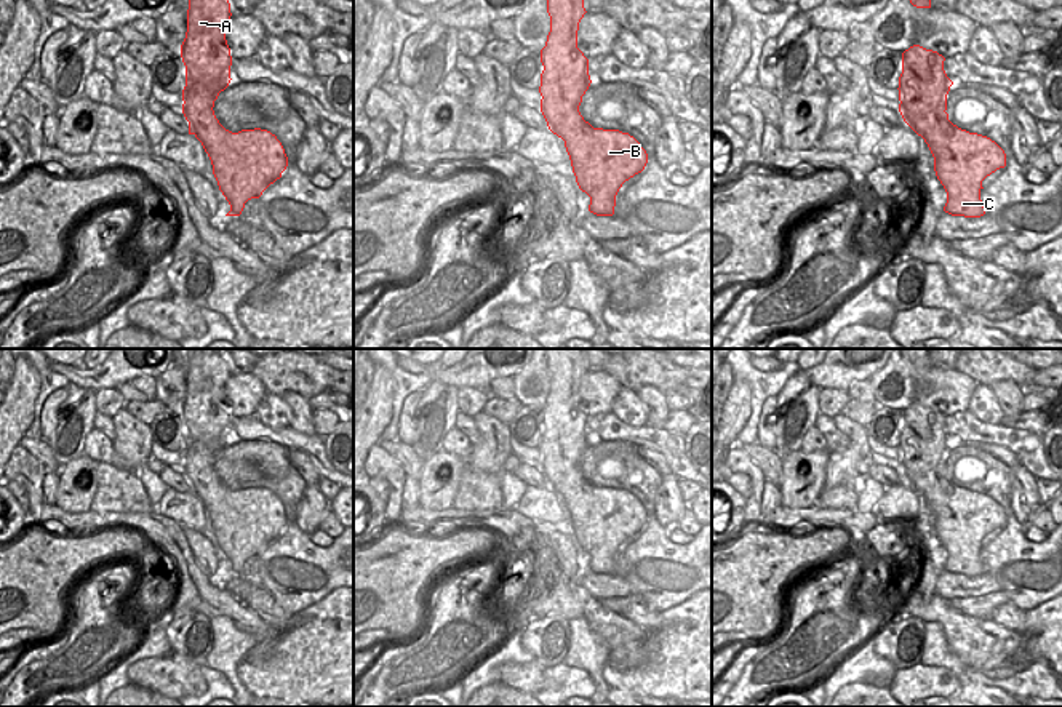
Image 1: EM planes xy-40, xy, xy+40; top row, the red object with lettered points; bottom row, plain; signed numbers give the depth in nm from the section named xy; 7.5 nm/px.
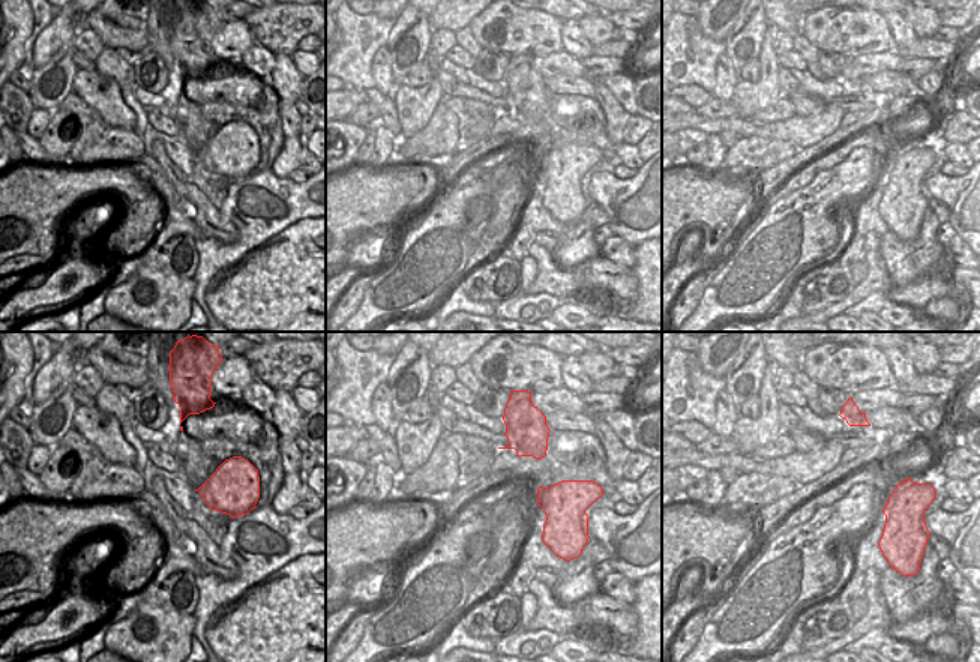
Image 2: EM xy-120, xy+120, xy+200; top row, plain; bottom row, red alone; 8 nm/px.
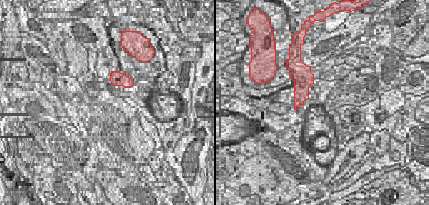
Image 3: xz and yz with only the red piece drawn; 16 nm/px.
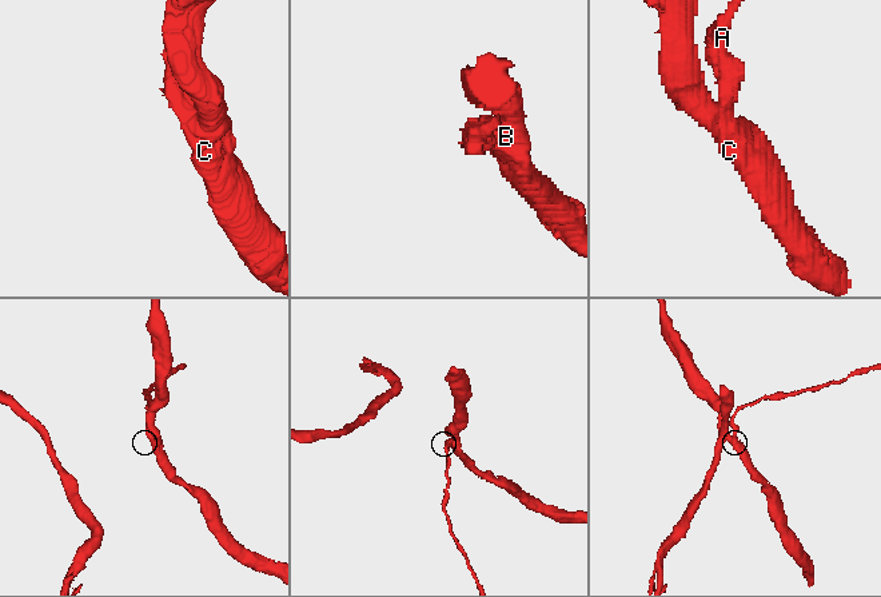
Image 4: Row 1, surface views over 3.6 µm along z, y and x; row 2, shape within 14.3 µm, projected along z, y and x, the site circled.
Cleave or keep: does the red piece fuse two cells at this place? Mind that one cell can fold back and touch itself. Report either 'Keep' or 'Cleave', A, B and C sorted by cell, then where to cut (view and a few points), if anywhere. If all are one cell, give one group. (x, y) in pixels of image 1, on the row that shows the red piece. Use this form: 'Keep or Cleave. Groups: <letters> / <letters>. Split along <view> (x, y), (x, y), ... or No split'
Cleave. Groups: A / B C. Split along xy+40 (901, 101), (922, 99), (944, 111).

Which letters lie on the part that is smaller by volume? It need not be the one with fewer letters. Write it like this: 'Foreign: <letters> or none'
Foreign: A.

